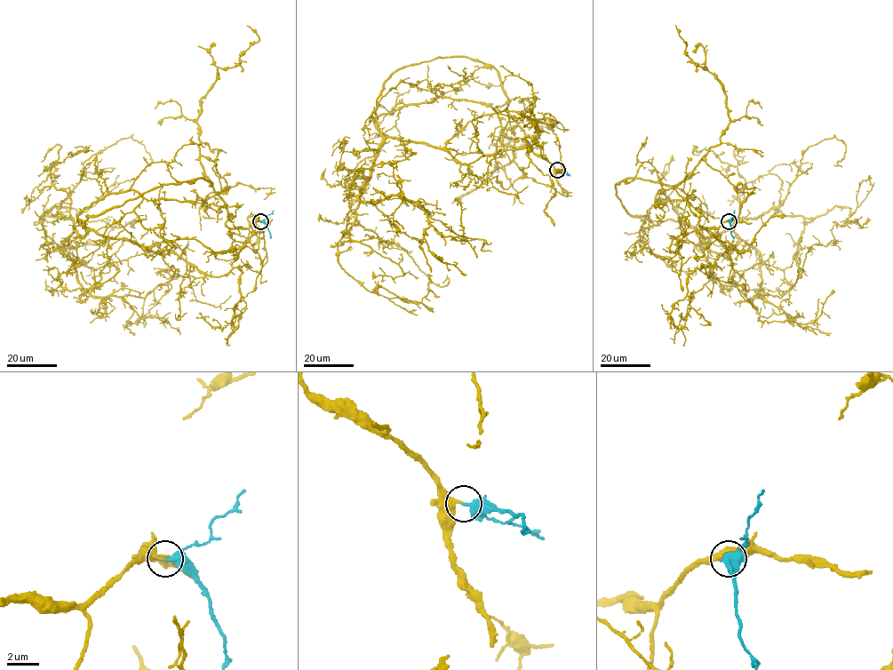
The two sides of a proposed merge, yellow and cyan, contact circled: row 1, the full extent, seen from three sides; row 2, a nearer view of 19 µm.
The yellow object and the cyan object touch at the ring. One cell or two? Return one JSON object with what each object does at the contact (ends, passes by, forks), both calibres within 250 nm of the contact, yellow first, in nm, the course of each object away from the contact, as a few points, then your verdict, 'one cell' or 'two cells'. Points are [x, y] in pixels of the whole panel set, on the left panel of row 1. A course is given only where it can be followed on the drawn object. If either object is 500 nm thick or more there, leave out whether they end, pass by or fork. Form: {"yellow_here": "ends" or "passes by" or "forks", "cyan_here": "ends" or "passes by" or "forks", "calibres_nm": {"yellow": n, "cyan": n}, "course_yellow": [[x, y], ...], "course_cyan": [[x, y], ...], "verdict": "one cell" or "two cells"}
{"yellow_here": "ends", "cyan_here": "ends", "calibres_nm": {"yellow": 300, "cyan": 440}, "course_yellow": [[261, 221], [229, 228], [211, 182], [164, 162], [78, 217], [147, 248], [226, 251], [262, 228], [266, 280]], "course_cyan": [[261, 221], [267, 227], [270, 238]], "verdict": "one cell"}

